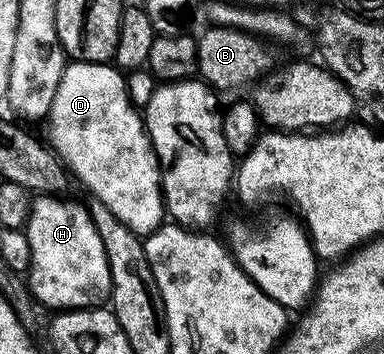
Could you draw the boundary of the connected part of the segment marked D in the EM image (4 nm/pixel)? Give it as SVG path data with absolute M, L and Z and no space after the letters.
M68 63L53 98L50 120L50 143L59 159L69 169L70 175L75 180L79 179L92 192L91 196L104 203L129 231L146 234L164 223L159 157L155 155L155 147L151 144L144 117L127 92L127 81L120 69L110 63Z

